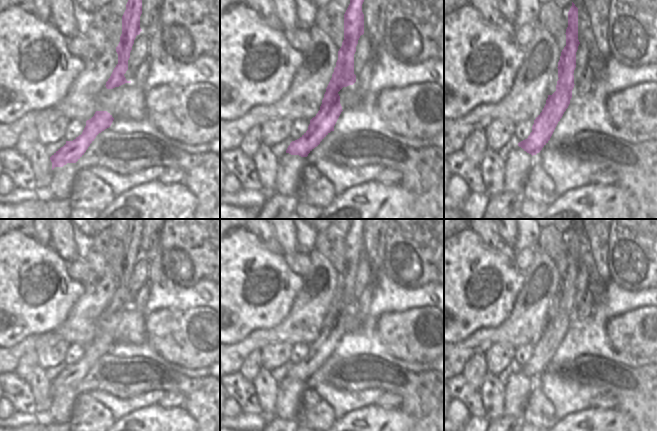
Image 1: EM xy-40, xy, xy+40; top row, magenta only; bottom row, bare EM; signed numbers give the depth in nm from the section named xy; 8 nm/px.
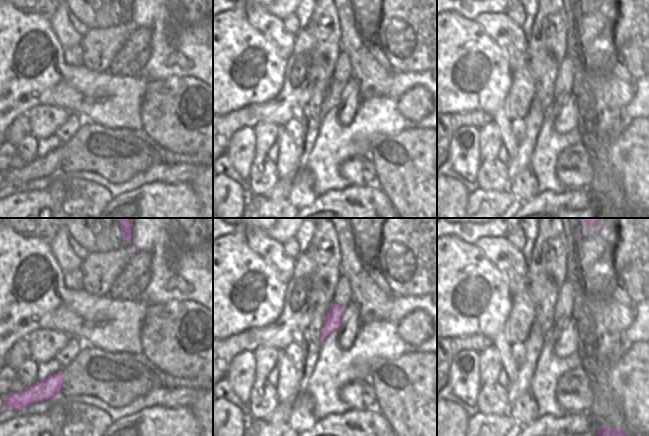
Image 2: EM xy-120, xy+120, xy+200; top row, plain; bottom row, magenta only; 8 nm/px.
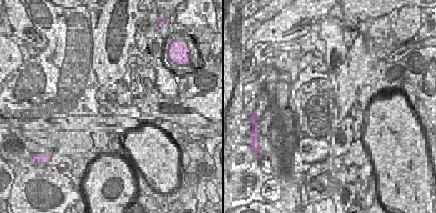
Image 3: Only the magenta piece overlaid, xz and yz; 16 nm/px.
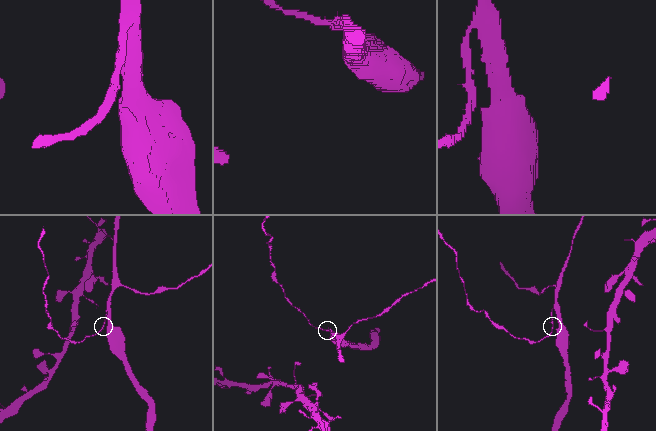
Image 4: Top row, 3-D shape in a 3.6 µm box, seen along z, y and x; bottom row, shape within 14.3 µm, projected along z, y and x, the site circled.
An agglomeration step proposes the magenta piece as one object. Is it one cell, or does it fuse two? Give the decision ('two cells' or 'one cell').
one cell

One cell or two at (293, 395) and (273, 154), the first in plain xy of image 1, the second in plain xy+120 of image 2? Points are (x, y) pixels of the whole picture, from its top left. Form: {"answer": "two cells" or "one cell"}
{"answer": "two cells"}

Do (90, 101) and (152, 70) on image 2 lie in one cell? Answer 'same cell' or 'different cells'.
different cells

